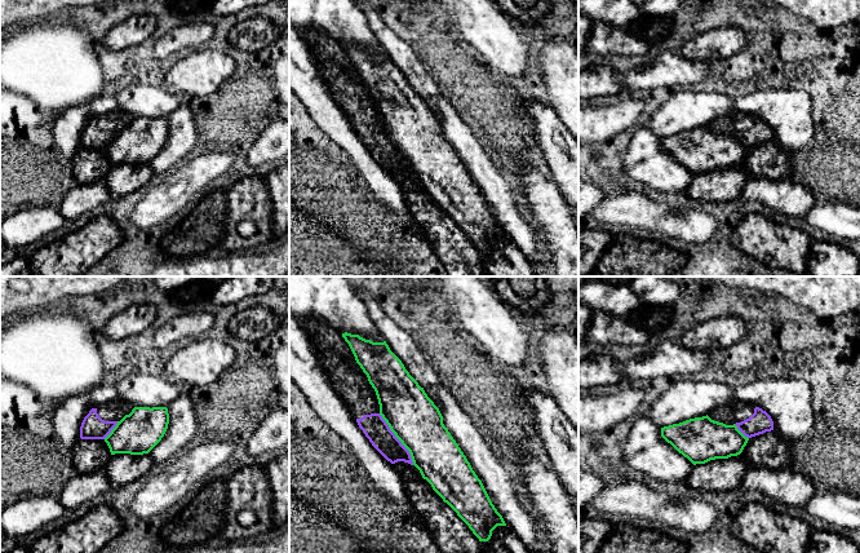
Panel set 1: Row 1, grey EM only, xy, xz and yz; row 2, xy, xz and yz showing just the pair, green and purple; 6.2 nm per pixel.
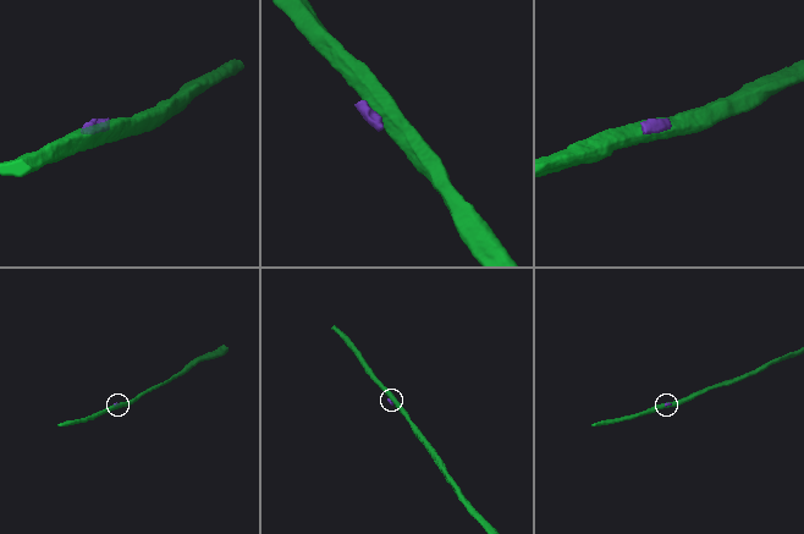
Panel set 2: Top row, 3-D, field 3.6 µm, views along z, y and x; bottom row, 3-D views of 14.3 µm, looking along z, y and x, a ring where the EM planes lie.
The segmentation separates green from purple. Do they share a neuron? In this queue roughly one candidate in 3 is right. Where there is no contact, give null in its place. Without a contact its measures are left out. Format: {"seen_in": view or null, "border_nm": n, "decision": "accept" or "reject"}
{"seen_in": "xz", "border_nm": 380, "decision": "reject"}

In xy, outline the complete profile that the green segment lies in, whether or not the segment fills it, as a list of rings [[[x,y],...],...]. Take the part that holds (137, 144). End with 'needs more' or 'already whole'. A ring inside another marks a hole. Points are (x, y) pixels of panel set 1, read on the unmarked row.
[[[134,118],[105,149],[111,165],[148,164],[164,147],[169,134],[167,118]]]; already whole

